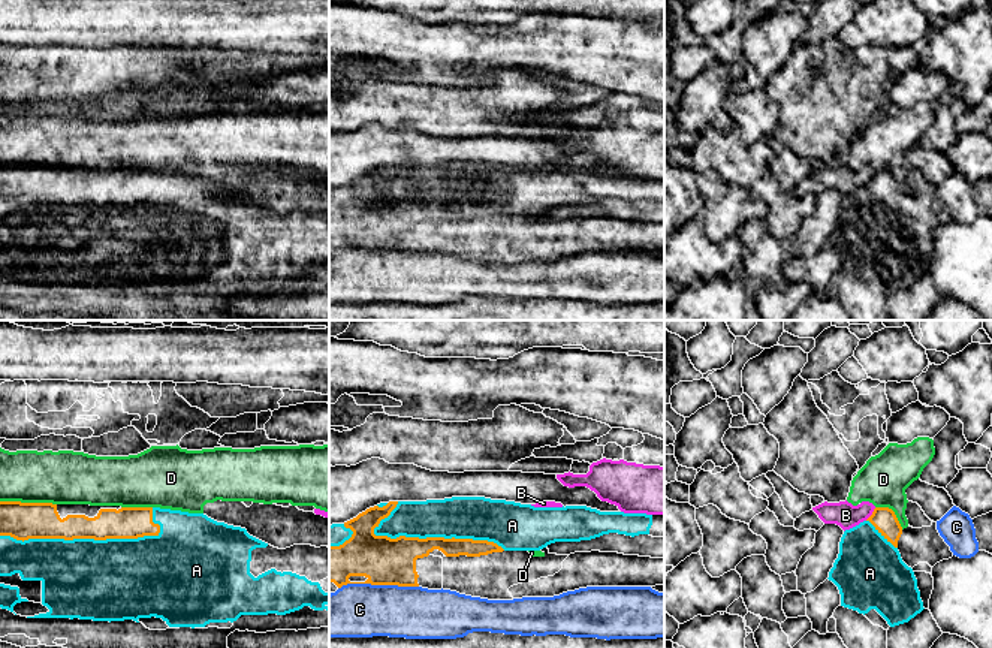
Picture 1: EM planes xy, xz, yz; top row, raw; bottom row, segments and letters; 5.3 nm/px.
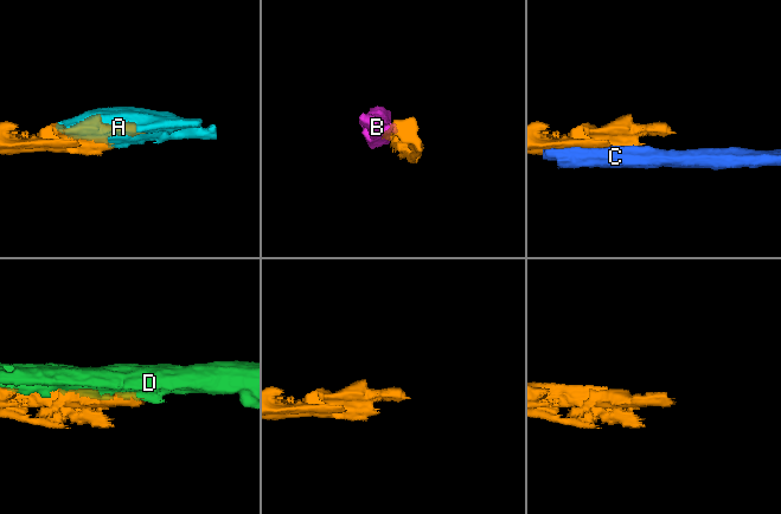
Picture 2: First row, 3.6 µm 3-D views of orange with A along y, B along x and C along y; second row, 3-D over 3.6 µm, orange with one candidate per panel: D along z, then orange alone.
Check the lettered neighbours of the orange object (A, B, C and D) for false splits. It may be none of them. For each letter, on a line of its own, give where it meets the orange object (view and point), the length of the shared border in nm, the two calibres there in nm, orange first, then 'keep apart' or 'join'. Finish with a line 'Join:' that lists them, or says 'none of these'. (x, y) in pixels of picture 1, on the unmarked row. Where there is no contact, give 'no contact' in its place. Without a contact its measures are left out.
A: contact xy (83, 202); length 850 nm; calibres 190 and 440 nm; join
B: contact yz (873, 178); length 90 nm; calibres 130 and 140 nm; keep apart
C: contact xz (377, 249); length 440 nm; calibres 260 and 280 nm; keep apart
D: contact xy (29, 168); length 300 nm; calibres 200 and 280 nm; keep apart
Join: A

